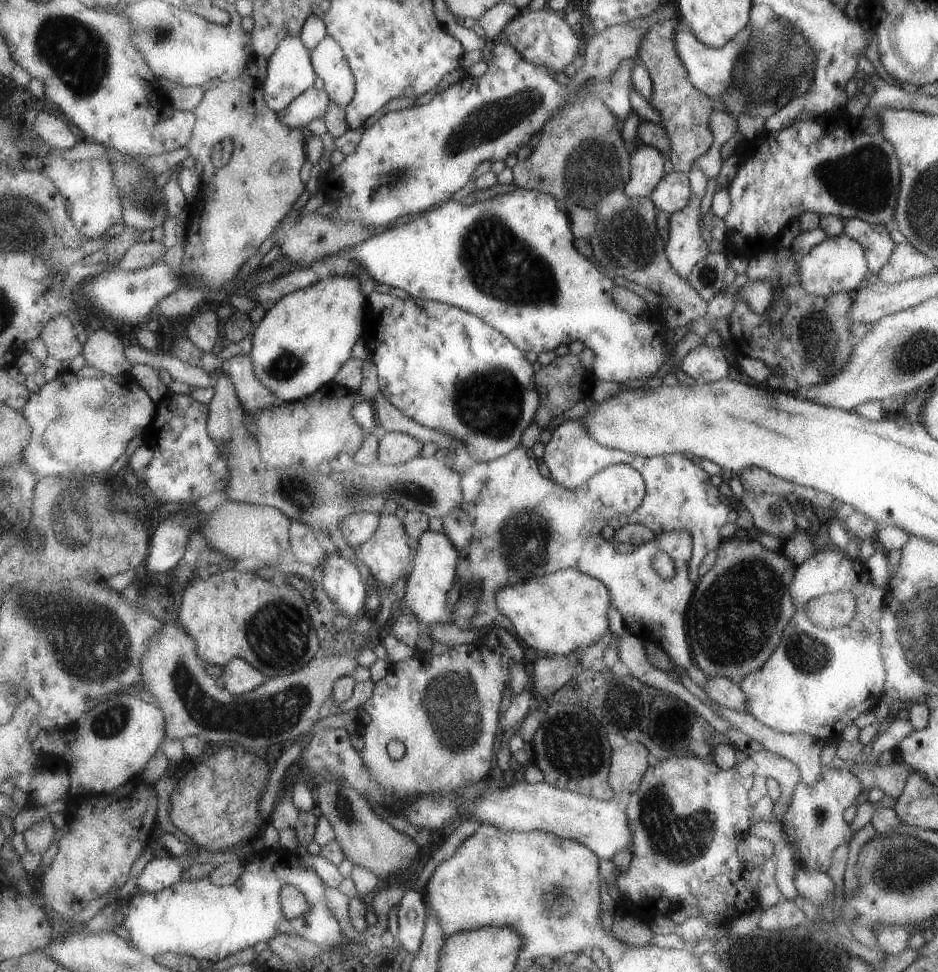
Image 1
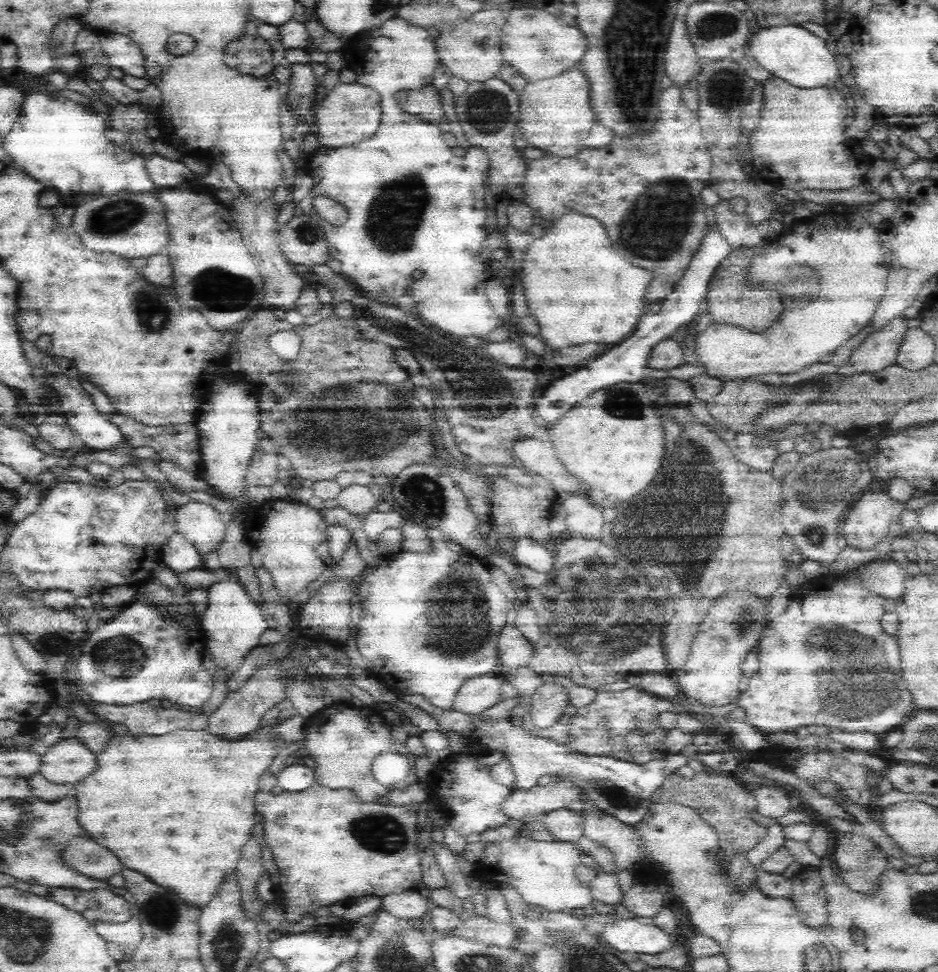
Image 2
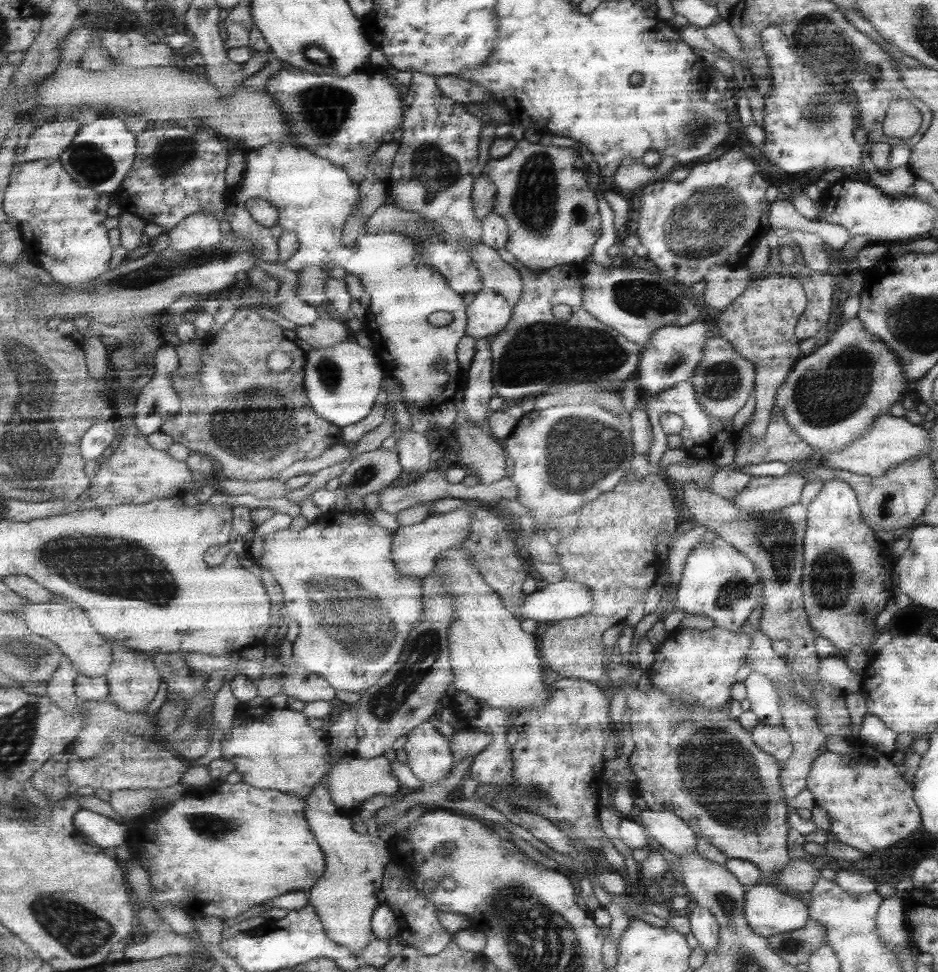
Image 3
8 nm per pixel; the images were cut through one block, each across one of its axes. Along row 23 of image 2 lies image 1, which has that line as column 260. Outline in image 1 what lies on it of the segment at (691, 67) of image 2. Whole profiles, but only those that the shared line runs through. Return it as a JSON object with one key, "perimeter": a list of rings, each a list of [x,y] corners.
{"perimeter":[[[241,658],[235,662],[229,662],[223,668],[223,676],[221,676],[221,684],[235,696],[251,694],[259,690],[263,684],[267,684],[269,680],[271,678],[267,674],[263,674],[261,670],[257,670],[255,666],[247,664]]]}

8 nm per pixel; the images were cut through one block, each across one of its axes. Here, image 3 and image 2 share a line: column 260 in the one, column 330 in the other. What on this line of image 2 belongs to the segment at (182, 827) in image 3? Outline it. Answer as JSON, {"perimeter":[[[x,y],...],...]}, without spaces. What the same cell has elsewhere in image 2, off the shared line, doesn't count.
{"perimeter":[[[312,784],[308,790],[304,792],[284,792],[284,794],[272,794],[272,792],[258,792],[256,794],[256,808],[262,814],[262,822],[264,822],[264,842],[266,846],[270,846],[272,854],[274,854],[274,864],[278,868],[280,874],[280,882],[272,888],[274,890],[274,898],[276,904],[280,904],[280,908],[284,910],[286,916],[286,924],[290,926],[302,926],[302,918],[314,918],[318,908],[324,906],[332,906],[336,902],[344,902],[344,900],[352,900],[352,898],[362,898],[362,896],[388,896],[388,894],[396,894],[396,892],[406,892],[406,890],[418,890],[420,888],[420,880],[422,880],[422,852],[418,848],[418,834],[420,830],[416,828],[416,818],[418,818],[418,806],[416,804],[378,804],[378,802],[362,802],[354,790],[346,788],[346,790],[330,790],[326,786],[320,784]]]}

